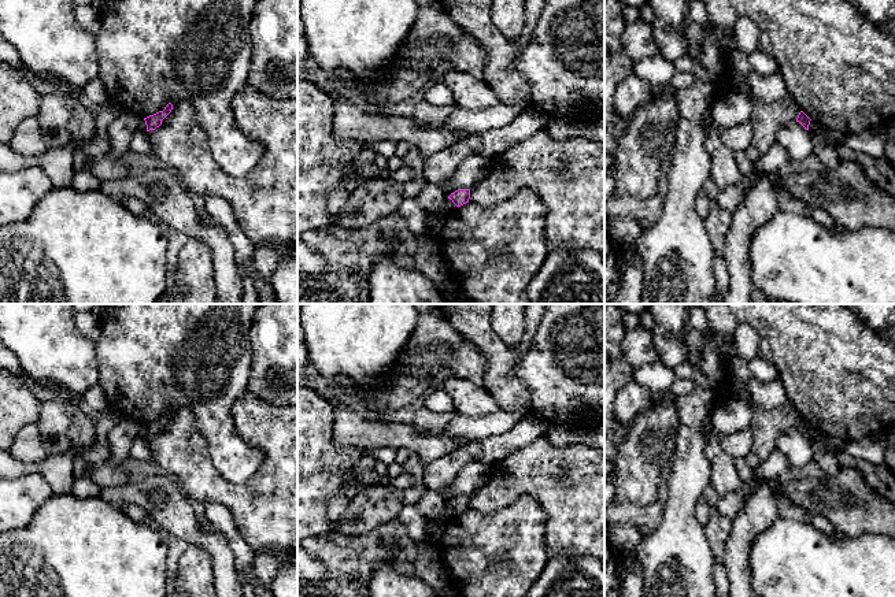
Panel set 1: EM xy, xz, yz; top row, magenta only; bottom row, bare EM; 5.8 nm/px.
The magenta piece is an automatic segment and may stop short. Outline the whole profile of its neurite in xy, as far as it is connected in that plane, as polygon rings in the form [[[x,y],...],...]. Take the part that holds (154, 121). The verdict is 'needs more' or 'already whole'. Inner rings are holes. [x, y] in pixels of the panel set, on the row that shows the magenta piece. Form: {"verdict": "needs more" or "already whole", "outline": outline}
{"verdict": "already whole", "outline": [[[169,103],[163,111],[159,111],[154,115],[144,118],[147,125],[147,131],[155,130],[156,127],[159,127],[162,125],[162,120],[171,112],[171,110],[173,110],[173,104]]]}

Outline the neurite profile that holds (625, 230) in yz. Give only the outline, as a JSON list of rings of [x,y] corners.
[[[615,216],[607,220],[609,236],[621,246],[635,248],[646,229],[630,216]]]

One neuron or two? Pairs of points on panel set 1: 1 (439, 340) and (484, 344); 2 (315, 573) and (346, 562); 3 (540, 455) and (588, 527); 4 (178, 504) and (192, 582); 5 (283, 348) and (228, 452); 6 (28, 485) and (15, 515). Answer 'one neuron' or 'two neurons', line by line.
1: two neurons
2: two neurons
3: one neuron
4: two neurons
5: two neurons
6: one neuron

